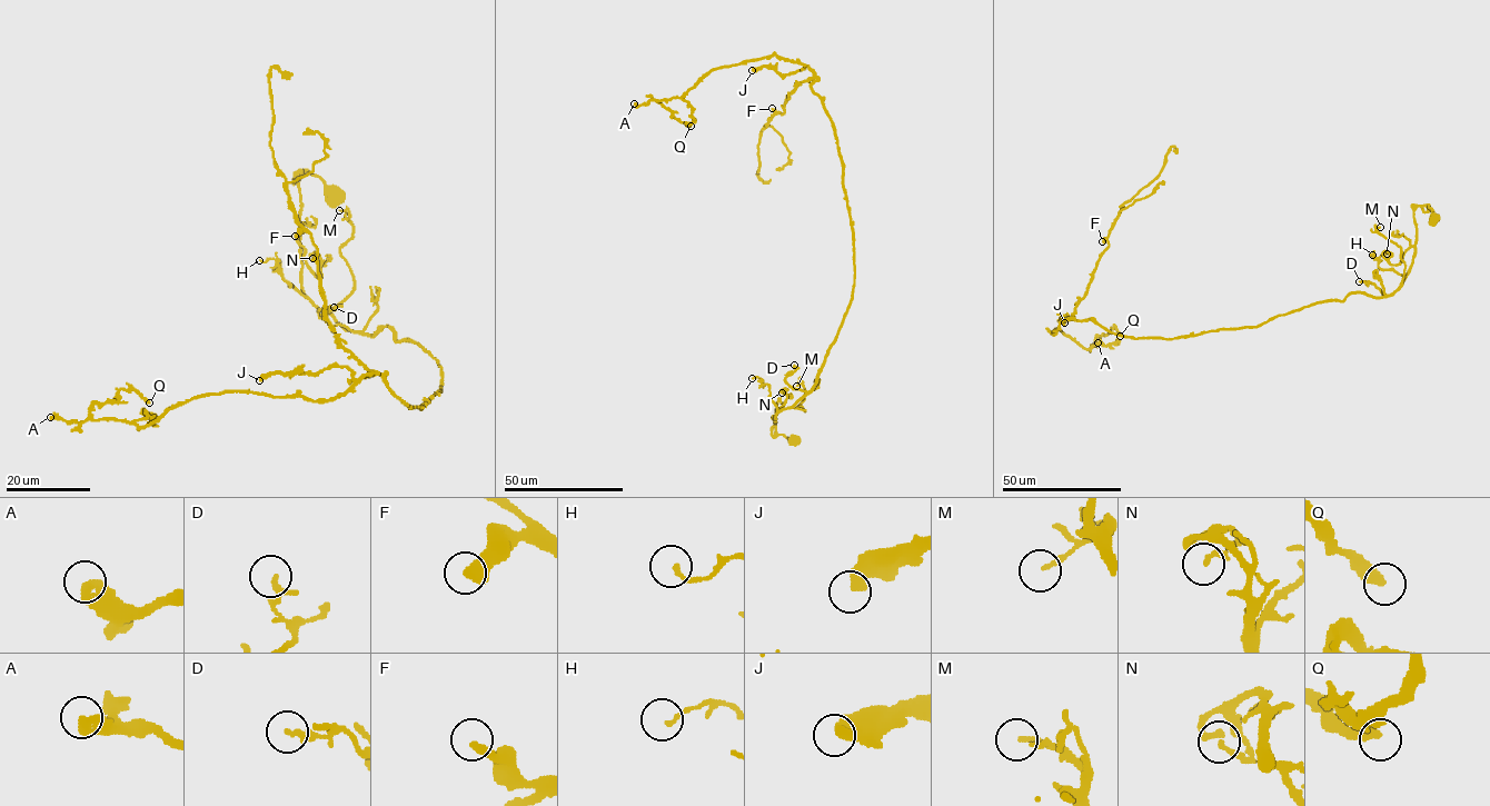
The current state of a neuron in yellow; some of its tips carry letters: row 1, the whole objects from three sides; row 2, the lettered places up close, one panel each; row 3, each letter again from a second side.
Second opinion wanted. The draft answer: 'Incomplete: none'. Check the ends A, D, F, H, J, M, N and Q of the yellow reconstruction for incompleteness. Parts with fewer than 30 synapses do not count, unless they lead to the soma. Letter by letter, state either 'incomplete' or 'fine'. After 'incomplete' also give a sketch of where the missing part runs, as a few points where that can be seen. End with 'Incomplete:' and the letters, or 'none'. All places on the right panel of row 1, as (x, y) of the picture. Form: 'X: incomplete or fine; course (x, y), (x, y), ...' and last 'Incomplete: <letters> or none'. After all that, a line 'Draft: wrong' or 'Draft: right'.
A: fine
D: fine
F: fine
H: fine
J: fine
M: fine
N: fine
Q: fine
Incomplete: none
Draft: right

